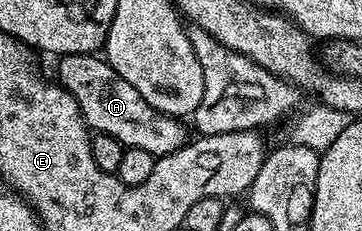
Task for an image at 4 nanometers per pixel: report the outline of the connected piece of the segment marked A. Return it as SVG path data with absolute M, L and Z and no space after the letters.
M96 54L86 56L66 56L59 61L59 83L78 102L82 118L93 133L110 135L124 145L125 149L141 147L155 158L170 154L187 144L190 133L184 129L185 121L175 116L167 116L156 110L134 90L134 86L120 77L104 58Z

